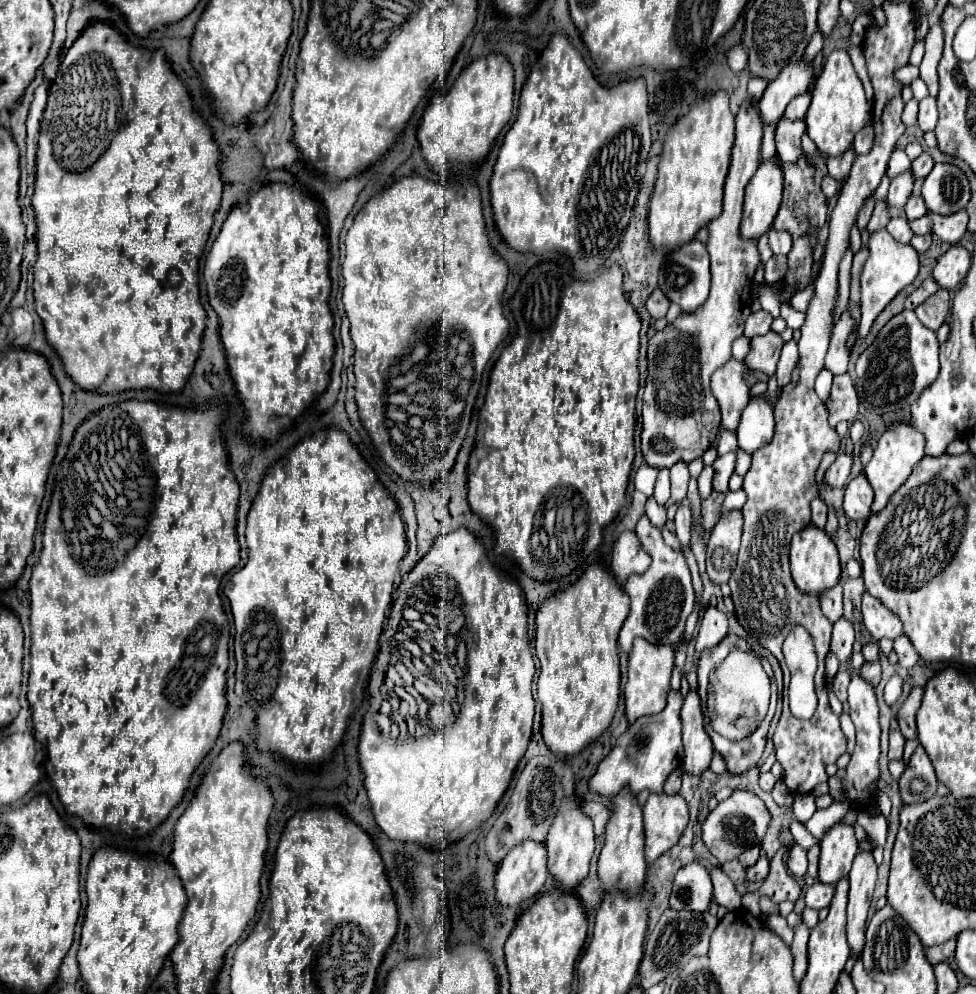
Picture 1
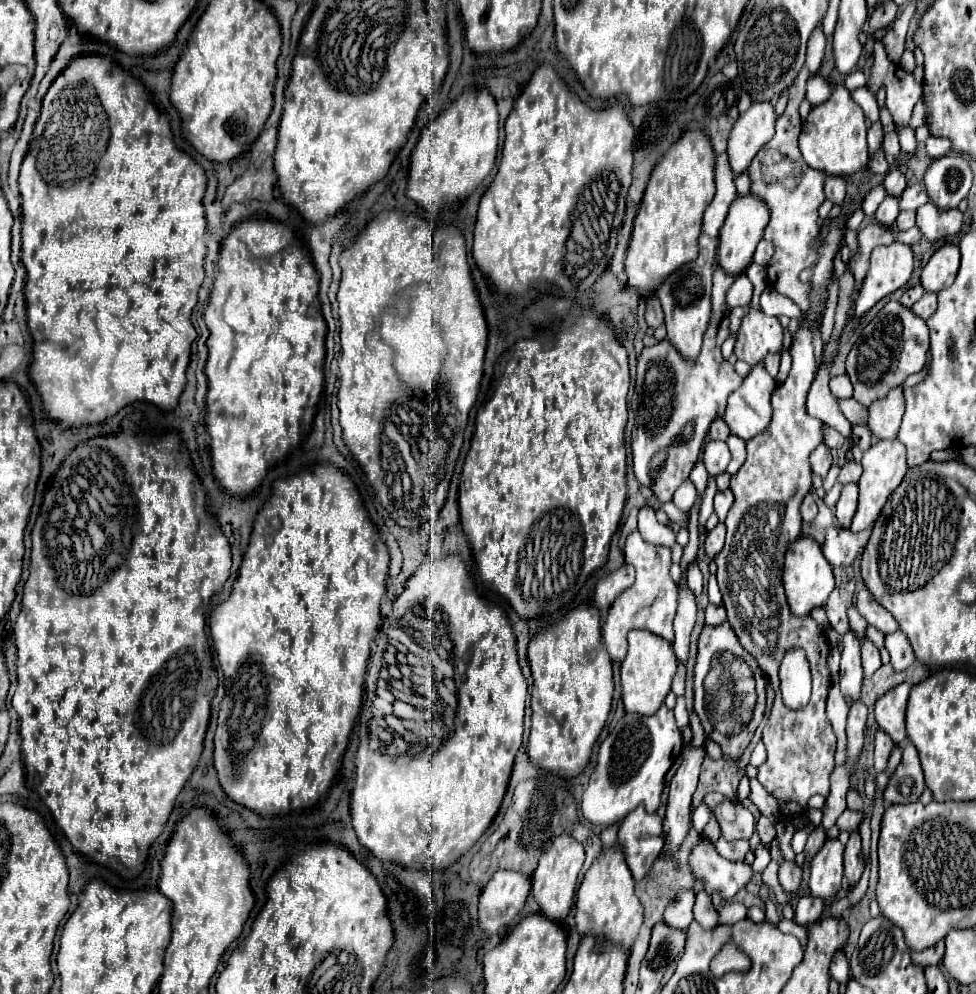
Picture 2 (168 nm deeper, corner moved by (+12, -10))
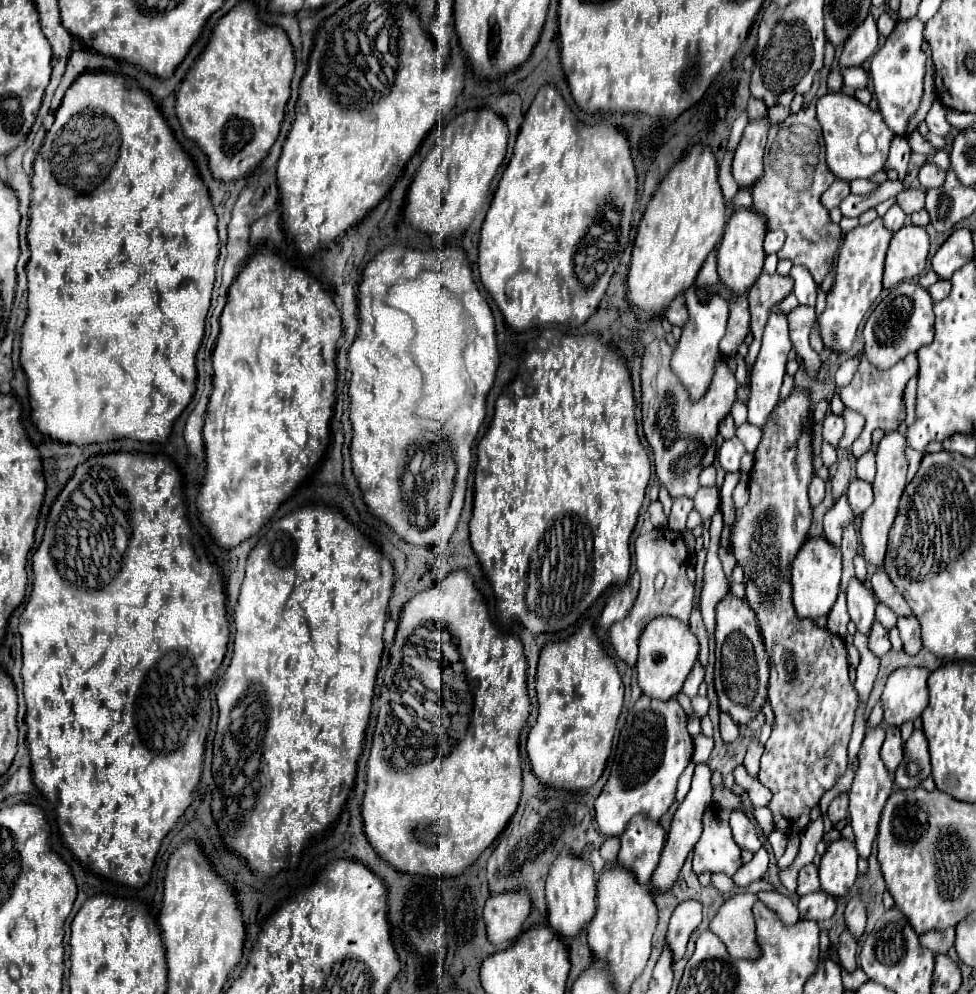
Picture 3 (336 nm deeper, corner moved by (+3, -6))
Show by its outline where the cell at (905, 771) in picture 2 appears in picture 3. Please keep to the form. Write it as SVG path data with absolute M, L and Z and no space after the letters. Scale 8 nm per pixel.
M915 730L911 738L905 742L905 756L895 772L895 784L901 790L915 790L931 776L931 762L929 762L929 748L927 738L921 730Z

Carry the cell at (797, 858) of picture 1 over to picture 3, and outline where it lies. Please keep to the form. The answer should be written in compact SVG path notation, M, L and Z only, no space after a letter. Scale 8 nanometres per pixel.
M807 864L801 868L799 878L797 878L797 894L805 896L809 892L817 892L821 890L819 886L819 878L817 878L817 866L815 864Z

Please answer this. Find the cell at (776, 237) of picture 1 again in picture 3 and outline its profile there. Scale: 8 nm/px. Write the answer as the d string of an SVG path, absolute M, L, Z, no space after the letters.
M767 232L765 236L765 254L777 254L783 248L785 234L783 232Z

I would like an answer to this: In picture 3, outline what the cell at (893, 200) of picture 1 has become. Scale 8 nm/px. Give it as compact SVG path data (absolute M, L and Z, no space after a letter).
M897 202L887 210L887 214L883 216L883 222L885 222L885 226L887 226L889 230L893 230L893 232L897 232L897 230L903 226L903 222L905 222L905 212L901 210L901 206L899 206Z

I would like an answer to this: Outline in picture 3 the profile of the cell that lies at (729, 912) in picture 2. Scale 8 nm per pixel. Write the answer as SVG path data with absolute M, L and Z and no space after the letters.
M737 894L729 898L711 920L709 930L725 942L725 948L731 958L755 960L761 956L761 948L755 936L755 922L751 908L757 902L755 894Z

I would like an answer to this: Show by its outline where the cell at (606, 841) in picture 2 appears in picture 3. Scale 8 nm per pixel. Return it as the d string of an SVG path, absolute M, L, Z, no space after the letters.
M611 836L603 842L601 846L601 856L605 862L609 864L615 864L617 862L617 836Z

